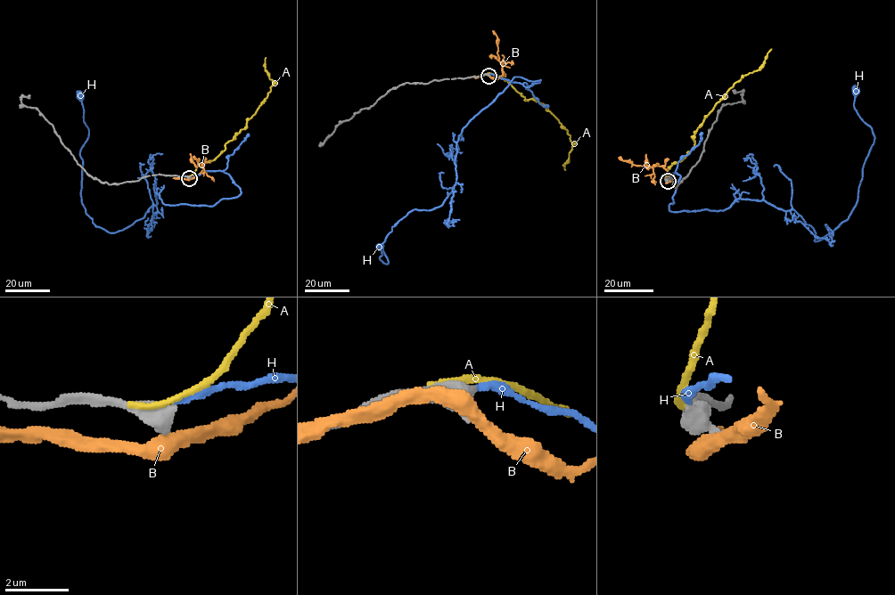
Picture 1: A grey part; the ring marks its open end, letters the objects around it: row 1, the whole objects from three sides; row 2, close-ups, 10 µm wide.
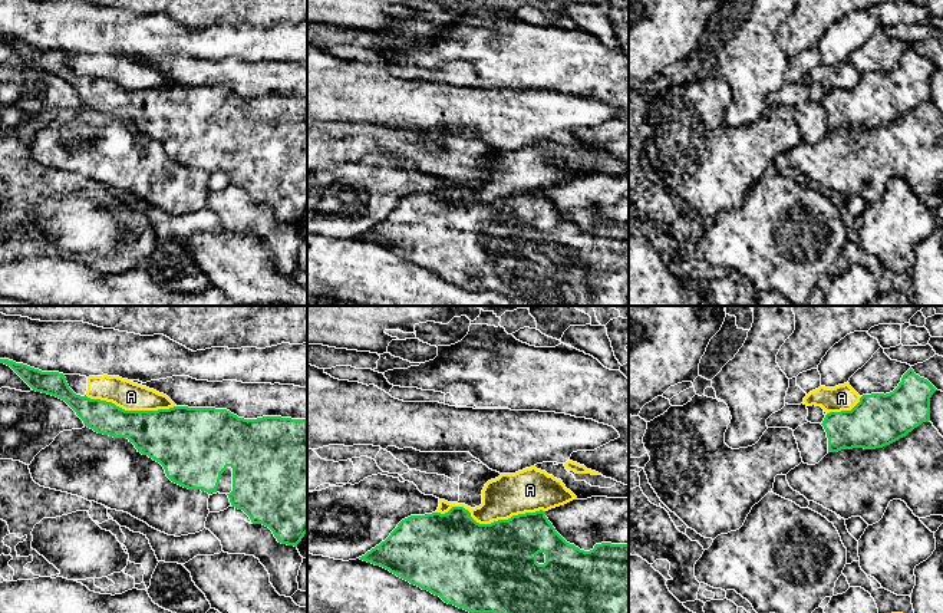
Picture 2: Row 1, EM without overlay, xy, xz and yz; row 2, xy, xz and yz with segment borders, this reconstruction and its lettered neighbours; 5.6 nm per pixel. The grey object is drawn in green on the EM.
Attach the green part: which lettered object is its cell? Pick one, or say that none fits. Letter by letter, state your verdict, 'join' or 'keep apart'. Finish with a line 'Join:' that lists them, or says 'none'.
A: keep apart
B: keep apart
H: keep apart
Join: none

